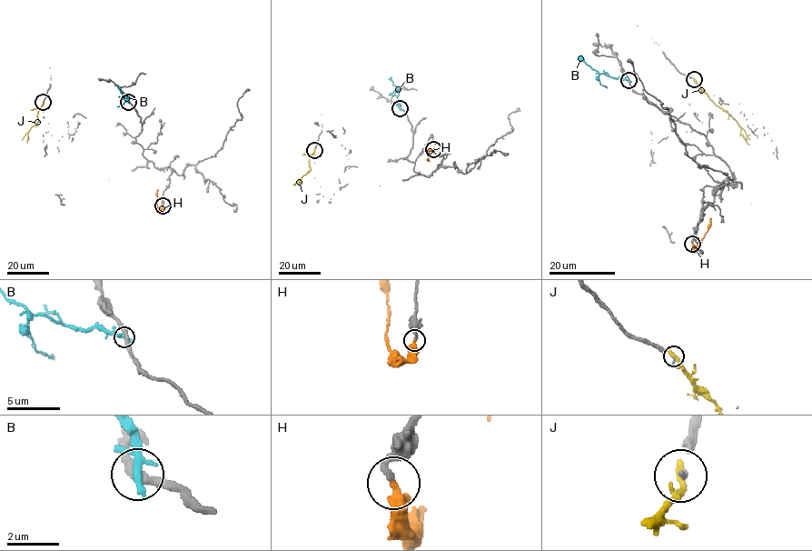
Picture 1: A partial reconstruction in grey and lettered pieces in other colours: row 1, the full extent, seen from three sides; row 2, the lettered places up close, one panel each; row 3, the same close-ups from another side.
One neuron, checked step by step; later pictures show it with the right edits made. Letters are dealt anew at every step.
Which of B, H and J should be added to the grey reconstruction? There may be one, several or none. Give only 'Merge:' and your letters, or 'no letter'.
Merge: H

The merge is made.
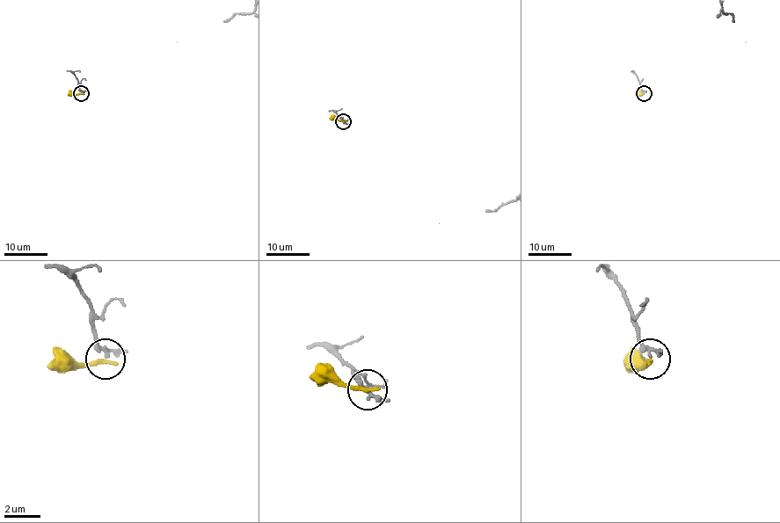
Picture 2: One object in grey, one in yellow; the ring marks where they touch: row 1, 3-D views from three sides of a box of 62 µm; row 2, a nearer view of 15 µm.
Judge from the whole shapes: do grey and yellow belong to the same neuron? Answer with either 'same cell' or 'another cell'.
another cell

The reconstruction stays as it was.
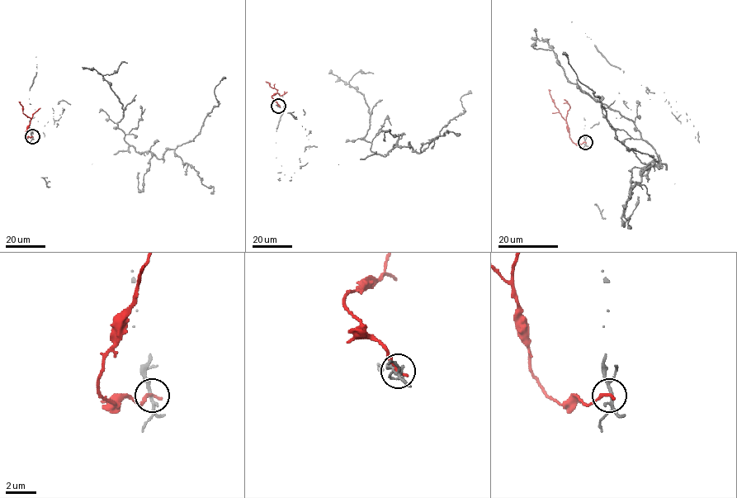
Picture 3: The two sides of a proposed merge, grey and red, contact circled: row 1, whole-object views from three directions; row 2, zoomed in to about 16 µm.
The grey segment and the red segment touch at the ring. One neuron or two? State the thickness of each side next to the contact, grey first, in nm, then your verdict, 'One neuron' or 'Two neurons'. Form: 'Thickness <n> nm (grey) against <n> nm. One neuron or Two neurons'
Thickness 170 nm (grey) against 220 nm. Two neurons

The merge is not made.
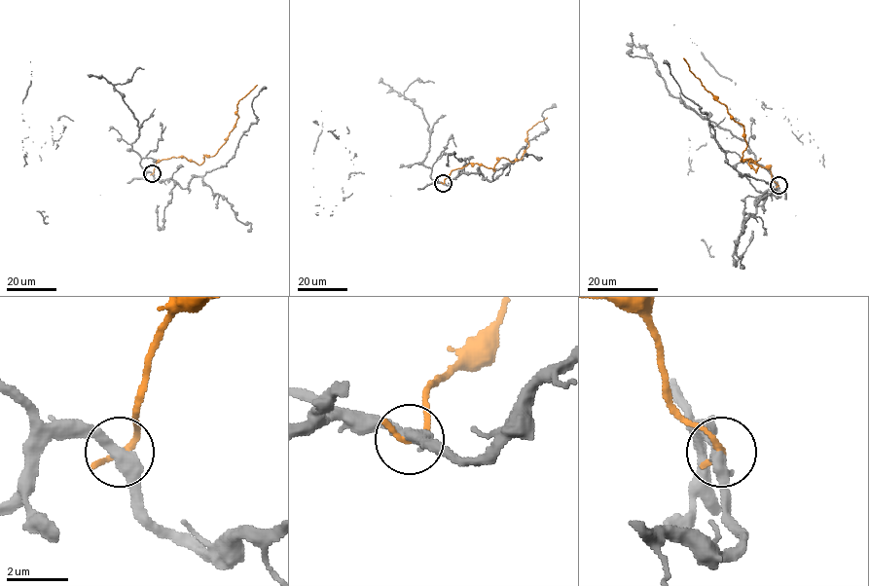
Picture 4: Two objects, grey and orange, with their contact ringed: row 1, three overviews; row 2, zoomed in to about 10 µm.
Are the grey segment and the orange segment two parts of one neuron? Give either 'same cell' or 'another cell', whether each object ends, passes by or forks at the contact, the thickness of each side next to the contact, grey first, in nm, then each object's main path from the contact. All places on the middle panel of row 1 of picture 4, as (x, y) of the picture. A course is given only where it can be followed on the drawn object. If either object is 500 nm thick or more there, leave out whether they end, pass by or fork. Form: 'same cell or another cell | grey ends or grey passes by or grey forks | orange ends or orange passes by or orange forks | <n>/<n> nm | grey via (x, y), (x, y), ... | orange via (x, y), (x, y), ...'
another cell | grey passes by | orange ends | 400/240 nm | grey via (443, 183), (420, 163), (351, 172), (344, 200), (332, 211), (319, 205), (313, 154), (322, 128), (321, 110) | orange via (443, 183), (453, 169), (470, 163), (494, 169), (501, 158), (519, 160), (528, 146), (527, 131), (547, 117)

